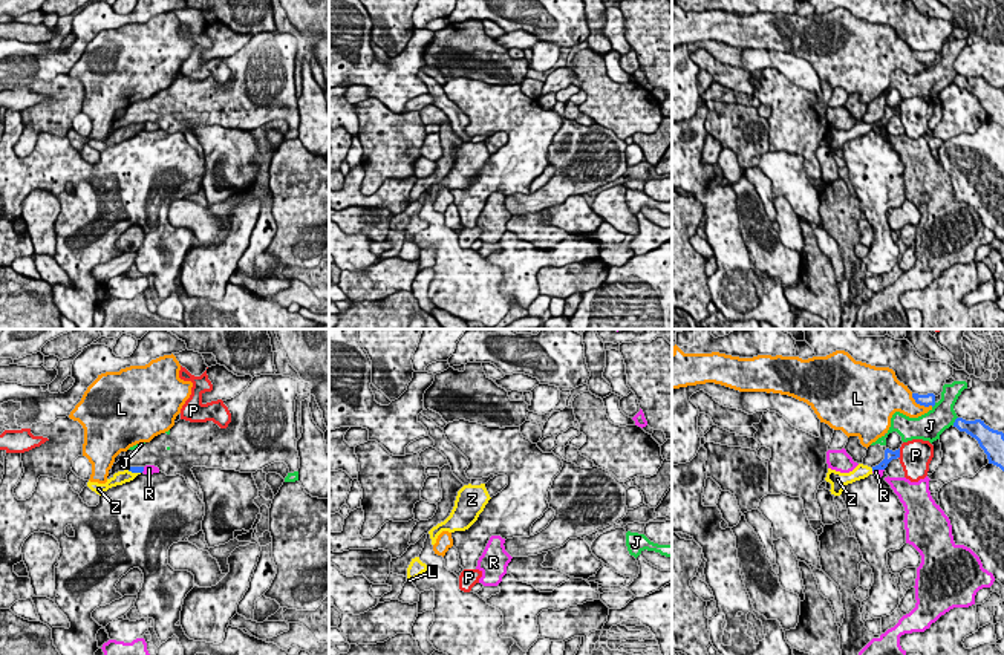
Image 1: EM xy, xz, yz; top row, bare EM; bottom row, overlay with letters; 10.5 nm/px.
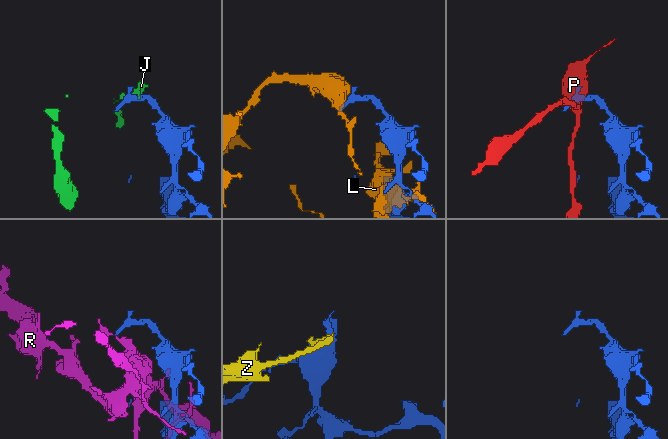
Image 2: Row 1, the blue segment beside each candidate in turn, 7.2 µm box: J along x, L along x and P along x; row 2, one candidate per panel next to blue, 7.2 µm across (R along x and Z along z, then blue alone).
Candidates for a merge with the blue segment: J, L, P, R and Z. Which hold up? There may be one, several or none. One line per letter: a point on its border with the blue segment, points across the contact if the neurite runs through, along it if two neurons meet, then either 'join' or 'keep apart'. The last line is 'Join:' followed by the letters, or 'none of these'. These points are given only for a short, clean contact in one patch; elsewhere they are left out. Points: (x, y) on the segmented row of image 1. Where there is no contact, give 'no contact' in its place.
J: meets blue in yz at (955, 421); keep apart
L: meets blue in yz at (920, 404); keep apart
P: meets blue in yz at (899, 453); keep apart
R: meets blue in yz at (877, 469); keep apart
Z: meets blue in xy at (133, 472); runs through xy (130, 469), (133, 472), (120, 478); join
Join: Z

